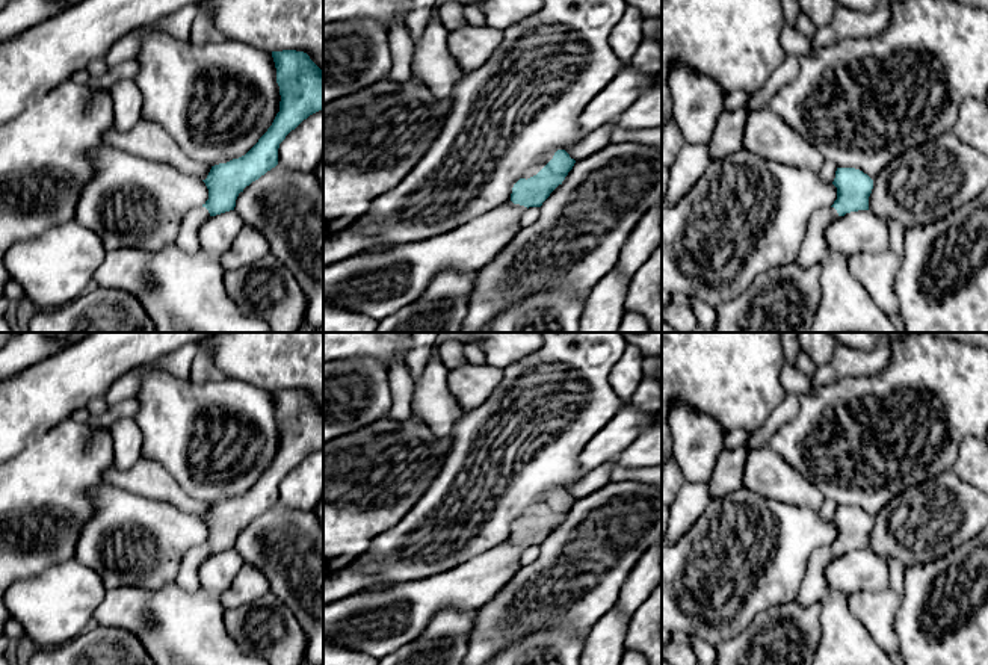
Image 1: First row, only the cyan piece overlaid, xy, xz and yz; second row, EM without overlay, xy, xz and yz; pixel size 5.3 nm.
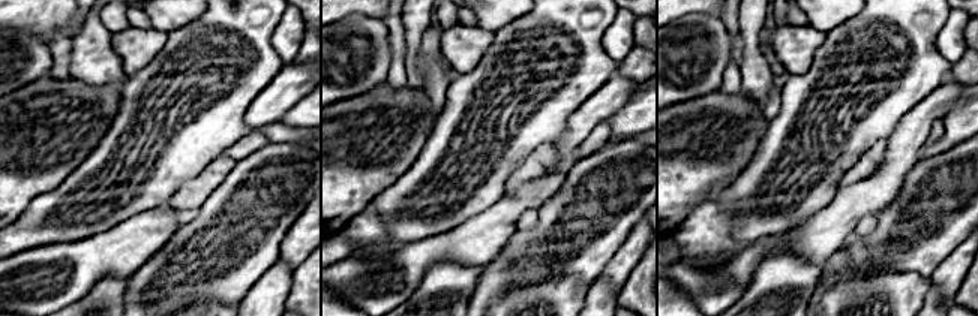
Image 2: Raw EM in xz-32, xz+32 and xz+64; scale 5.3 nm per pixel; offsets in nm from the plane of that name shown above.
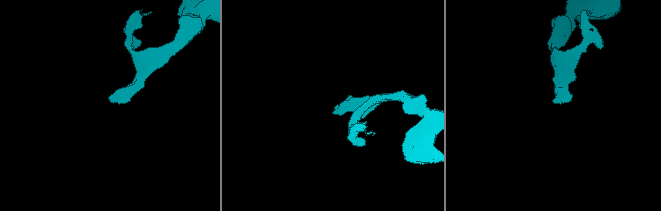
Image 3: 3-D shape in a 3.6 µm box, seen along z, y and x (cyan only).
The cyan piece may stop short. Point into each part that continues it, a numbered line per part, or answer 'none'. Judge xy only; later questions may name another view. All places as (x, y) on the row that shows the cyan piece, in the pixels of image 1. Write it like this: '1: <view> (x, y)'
1: xy (188, 241)

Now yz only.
1: yz (815, 250)

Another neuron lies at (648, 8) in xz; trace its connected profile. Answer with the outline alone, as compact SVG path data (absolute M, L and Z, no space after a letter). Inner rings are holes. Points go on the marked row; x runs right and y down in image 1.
M624 0L627 6L636 8L644 18L662 20L662 0Z

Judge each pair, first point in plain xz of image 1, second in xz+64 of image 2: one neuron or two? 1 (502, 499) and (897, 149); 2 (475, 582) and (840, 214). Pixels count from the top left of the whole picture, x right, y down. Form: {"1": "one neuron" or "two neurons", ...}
{"1": "two neurons", "2": "one neuron"}

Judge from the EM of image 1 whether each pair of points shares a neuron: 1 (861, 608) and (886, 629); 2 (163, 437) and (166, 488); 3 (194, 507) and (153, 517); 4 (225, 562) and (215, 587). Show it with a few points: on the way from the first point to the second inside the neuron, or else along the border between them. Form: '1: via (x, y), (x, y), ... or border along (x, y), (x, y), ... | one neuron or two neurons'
1: via (867, 611), (879, 623) | one neuron
2: border along (141, 457), (156, 460), (188, 496) | two neurons
3: border along (150, 496), (159, 501), (169, 501), (201, 519) | two neurons
4: via (221, 569), (215, 575), (215, 581) | one neuron

